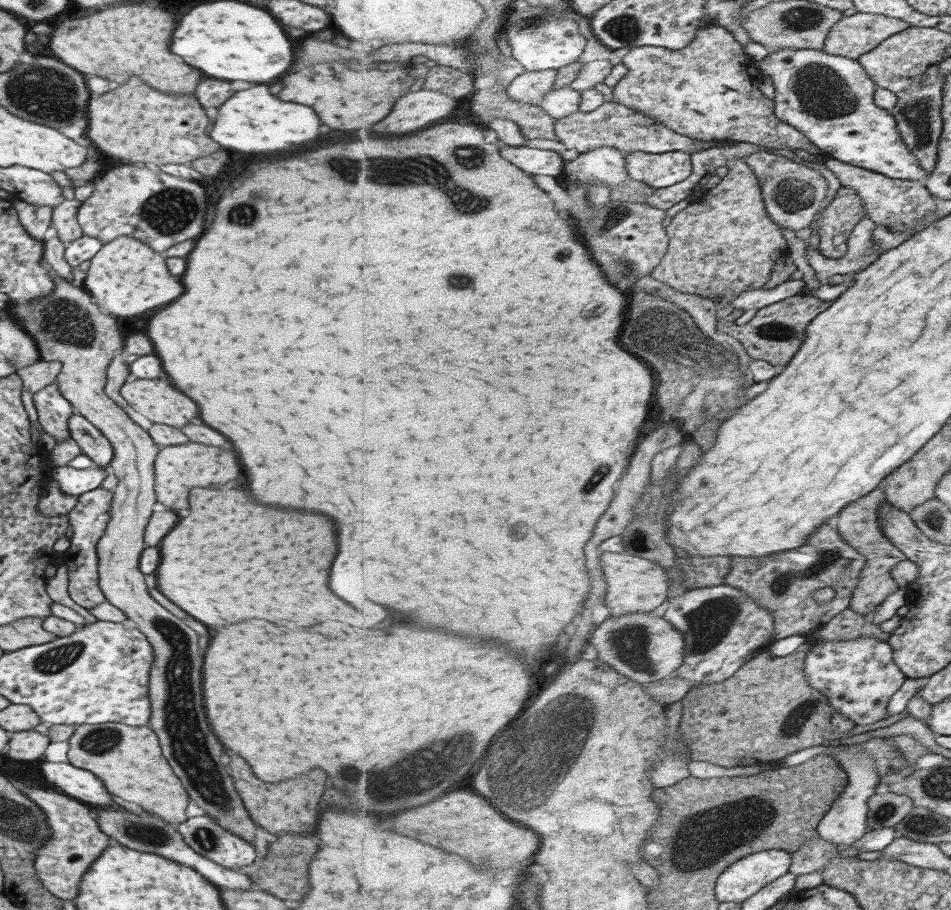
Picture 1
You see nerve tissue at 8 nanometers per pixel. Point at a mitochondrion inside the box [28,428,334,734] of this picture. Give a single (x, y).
(56, 659)

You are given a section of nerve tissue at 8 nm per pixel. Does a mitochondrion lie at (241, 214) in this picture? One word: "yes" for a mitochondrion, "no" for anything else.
yes

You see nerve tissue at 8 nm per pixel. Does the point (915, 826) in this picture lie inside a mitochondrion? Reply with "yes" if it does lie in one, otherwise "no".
yes

